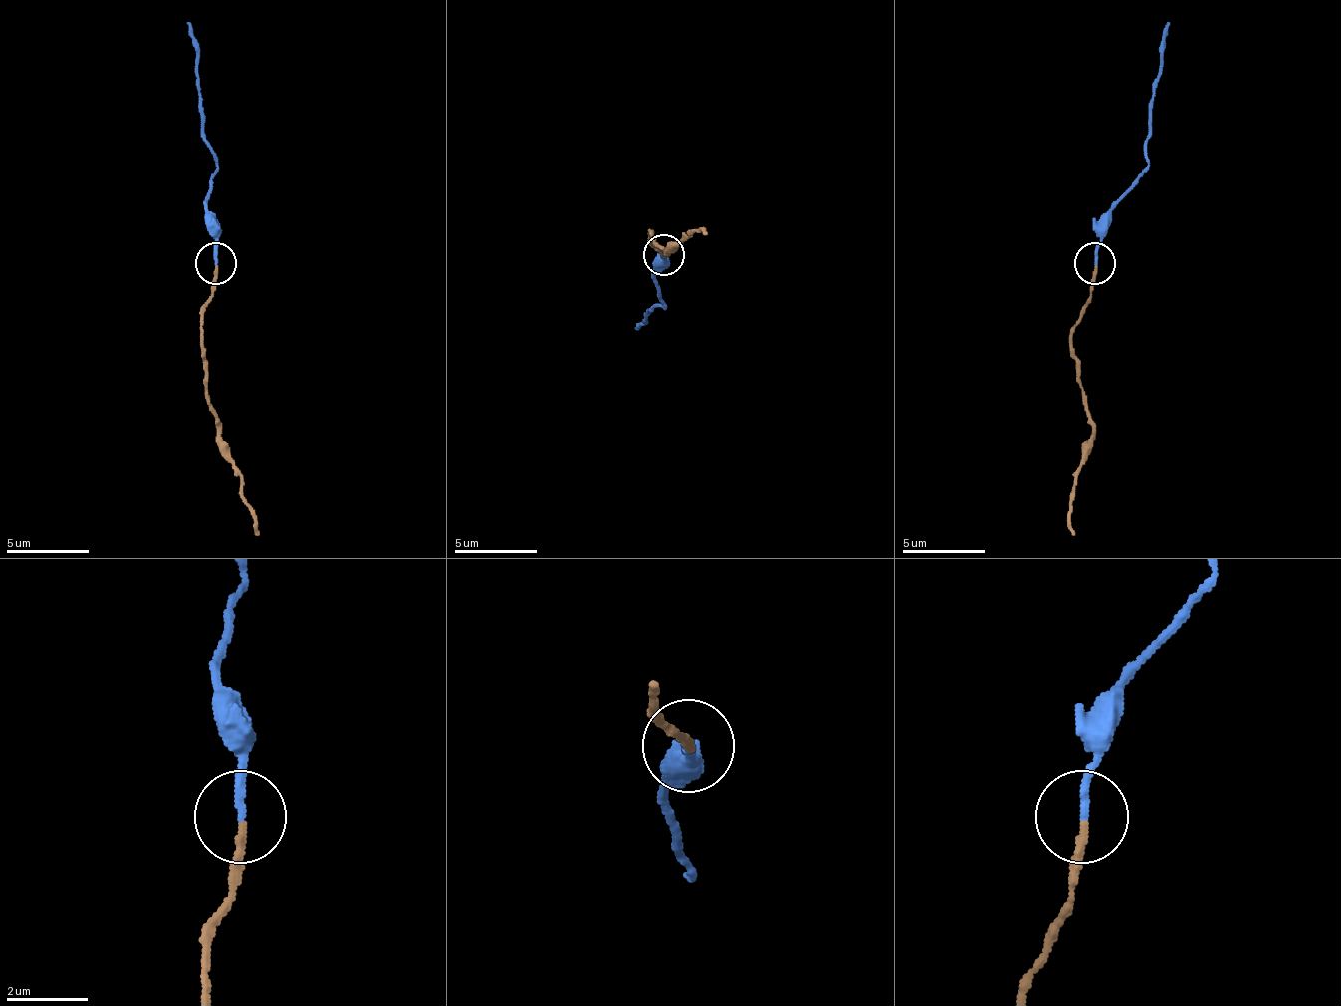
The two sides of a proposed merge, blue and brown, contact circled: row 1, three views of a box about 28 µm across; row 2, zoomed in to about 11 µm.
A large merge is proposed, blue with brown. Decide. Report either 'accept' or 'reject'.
reject

